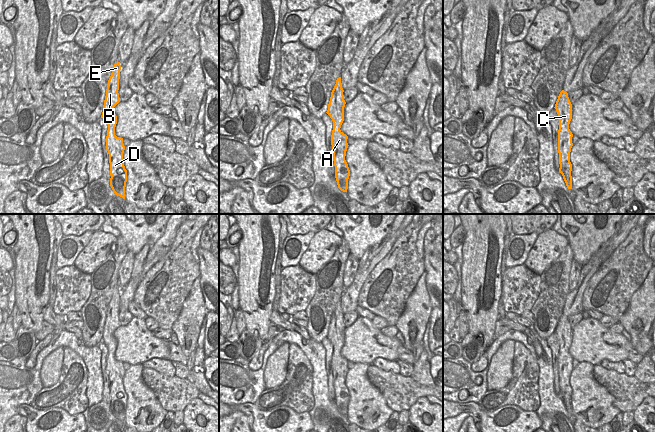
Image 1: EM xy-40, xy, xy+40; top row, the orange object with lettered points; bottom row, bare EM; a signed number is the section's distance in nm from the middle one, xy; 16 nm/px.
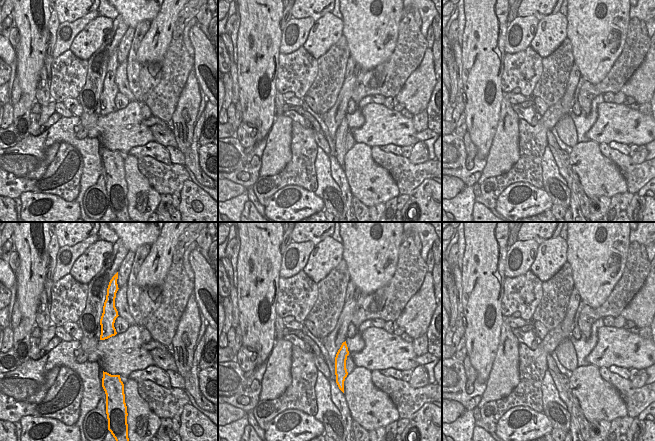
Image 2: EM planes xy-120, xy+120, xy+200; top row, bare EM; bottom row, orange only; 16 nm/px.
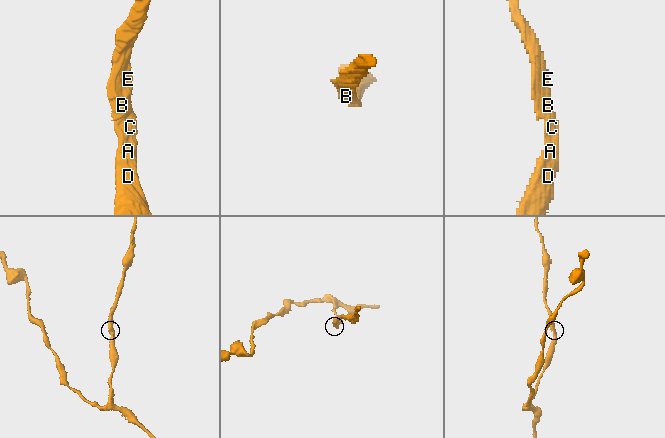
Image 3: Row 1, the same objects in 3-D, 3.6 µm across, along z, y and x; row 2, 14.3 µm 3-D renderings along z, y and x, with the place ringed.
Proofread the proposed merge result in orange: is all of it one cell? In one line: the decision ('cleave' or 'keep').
keep

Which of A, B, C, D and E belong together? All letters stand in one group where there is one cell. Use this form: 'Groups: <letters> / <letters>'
Groups: A B C D E.

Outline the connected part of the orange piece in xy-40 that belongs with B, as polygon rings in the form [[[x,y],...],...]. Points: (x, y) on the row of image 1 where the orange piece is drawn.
[[[117,59],[117,63],[114,64],[111,76],[108,80],[102,117],[108,125],[106,150],[109,154],[110,186],[117,196],[125,199],[125,187],[127,182],[127,170],[123,162],[125,146],[123,144],[123,138],[115,135],[117,116],[114,113],[114,107],[120,102],[118,93],[120,70],[121,65]]]

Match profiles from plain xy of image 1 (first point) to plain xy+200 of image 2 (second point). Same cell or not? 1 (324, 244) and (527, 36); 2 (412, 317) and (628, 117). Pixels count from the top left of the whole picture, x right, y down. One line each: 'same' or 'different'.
1: different
2: different

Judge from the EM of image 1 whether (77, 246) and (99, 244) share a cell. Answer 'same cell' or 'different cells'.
different cells

